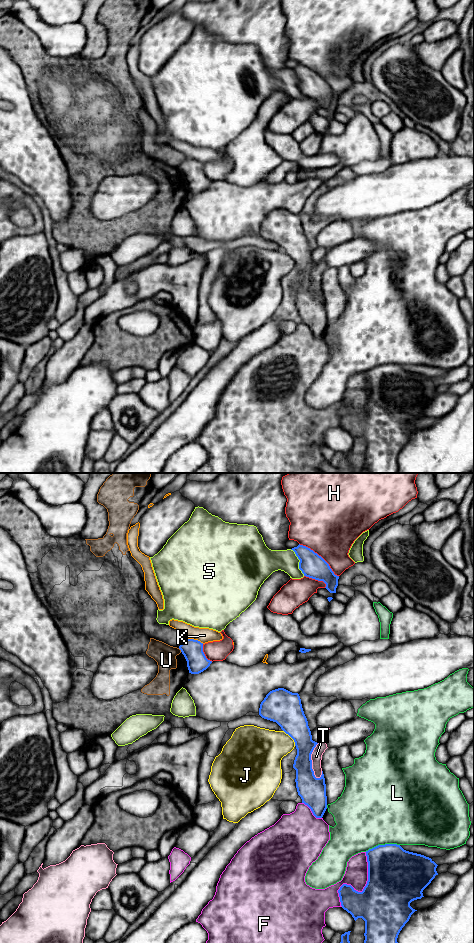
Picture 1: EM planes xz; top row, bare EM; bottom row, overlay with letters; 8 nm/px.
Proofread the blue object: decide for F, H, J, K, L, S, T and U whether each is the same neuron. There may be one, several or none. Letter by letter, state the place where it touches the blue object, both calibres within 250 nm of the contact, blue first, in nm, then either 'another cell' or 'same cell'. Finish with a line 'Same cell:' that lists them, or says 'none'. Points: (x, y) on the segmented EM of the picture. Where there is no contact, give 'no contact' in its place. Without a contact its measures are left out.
F: contact xz (360, 892); calibres 420 and 190 nm; another cell
H: contact xz (320, 556); calibres 200 and 460 nm; another cell
J: contact xz (291, 737); calibres 280 and 340 nm; another cell
K: contact xz (196, 640); calibres 160 and 120 nm; another cell
L: contact xz (382, 845); calibres 420 and 480 nm; another cell
S: contact xz (299, 562); calibres 200 and 190 nm; another cell
T: contact xz (311, 760); calibres 220 and 90 nm; another cell
U: contact xz (180, 649); calibres 160 and 180 nm; another cell
Same cell: none

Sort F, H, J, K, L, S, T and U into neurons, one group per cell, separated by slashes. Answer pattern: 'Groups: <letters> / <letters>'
Groups: F / H / J / K / L / S / T / U

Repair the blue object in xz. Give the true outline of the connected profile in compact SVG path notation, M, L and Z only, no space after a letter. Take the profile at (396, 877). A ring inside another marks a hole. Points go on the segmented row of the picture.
M397 844L378 845L366 851L366 856L367 884L362 892L343 884L338 890L341 906L355 921L358 918L365 921L364 943L398 943L400 931L417 911L410 903L424 897L423 890L438 875L438 865L431 858L406 851Z

